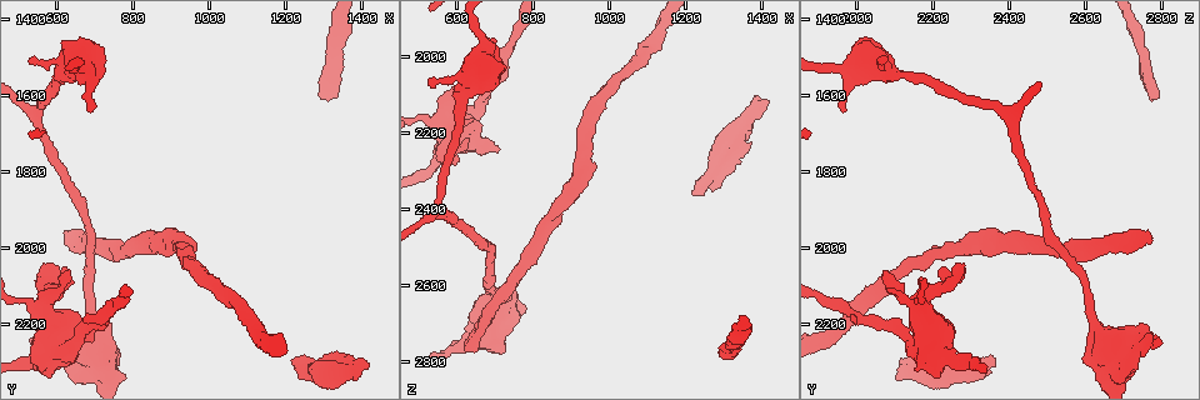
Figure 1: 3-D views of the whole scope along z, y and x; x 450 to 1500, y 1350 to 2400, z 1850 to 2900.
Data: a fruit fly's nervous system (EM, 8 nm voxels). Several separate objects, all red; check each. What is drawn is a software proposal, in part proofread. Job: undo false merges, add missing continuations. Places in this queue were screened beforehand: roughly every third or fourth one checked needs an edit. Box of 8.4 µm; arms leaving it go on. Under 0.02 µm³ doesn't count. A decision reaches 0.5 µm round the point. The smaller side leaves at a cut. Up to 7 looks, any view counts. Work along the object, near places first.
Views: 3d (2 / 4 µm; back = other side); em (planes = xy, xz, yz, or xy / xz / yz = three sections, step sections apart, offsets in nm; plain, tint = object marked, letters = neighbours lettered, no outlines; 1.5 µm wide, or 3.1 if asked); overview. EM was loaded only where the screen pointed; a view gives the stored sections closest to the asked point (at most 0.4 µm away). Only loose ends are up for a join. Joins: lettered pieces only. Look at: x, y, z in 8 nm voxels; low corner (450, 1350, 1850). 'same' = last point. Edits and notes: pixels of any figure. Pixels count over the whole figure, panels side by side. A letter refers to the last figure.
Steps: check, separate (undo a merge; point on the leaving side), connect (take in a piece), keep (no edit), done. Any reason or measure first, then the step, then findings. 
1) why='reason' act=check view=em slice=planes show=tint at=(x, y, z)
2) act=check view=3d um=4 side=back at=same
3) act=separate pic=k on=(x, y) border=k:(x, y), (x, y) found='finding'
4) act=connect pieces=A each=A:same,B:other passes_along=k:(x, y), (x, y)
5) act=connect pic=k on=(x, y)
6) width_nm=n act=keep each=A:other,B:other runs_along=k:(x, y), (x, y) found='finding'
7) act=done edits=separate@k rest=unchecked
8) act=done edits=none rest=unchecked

why='branch stops here' act=check view=em slice=planes show=tint at=(1385, 2335, 2105)

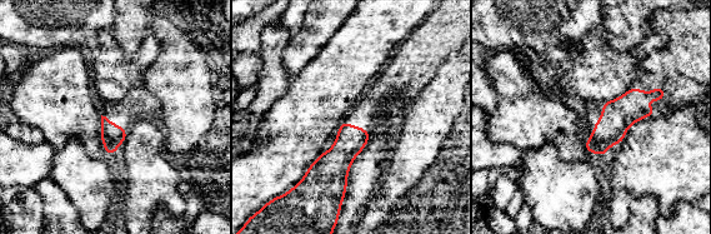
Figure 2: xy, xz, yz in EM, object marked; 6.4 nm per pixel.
why='see the neighbours' act=check view=em slice=planes show=letters at=same

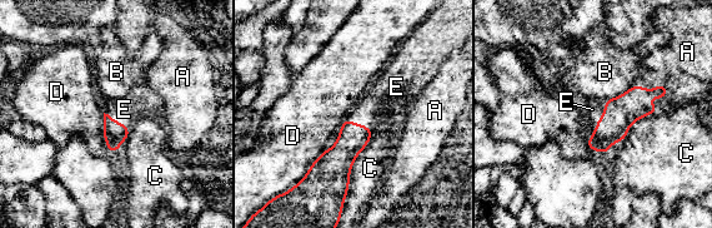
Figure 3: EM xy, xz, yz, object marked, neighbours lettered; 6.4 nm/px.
longest_contact=C:360nm act=connect pieces=E each=A:other,B:other,C:other,D:other,E:same found='it goes on there'

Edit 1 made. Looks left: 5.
why='branch stops here' act=check view=3d um=2 at=(630, 2065, 2070)

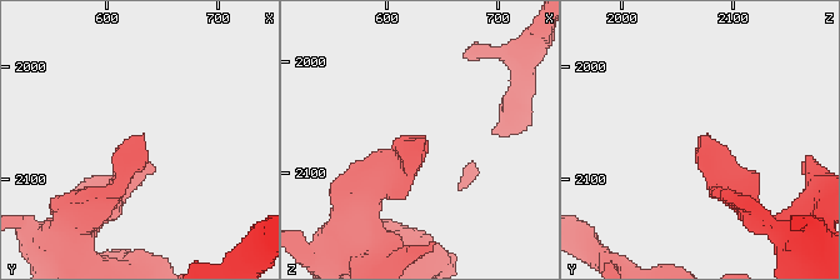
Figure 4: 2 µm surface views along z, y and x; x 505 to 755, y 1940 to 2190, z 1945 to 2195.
why='now the EM' act=check view=em slice=yz step=4 show=letters at=(634, 2064, 2074)

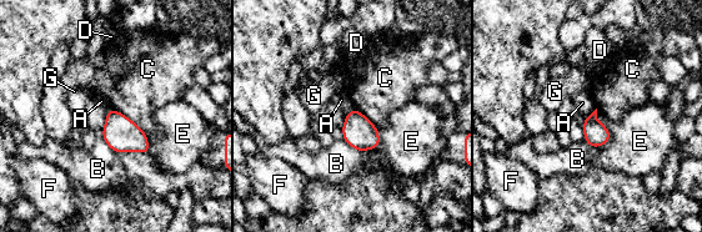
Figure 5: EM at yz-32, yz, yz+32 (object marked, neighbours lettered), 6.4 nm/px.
act=keep each=A:other,B:other,C:other,D:other,E:other,F:other,G:other border=5:(596, 110), (610, 134), (596, 149) found='no lettered piece goes on from it'

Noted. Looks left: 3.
why='an open end' act=check view=3d um=4 at=(530, 1505, 2070)

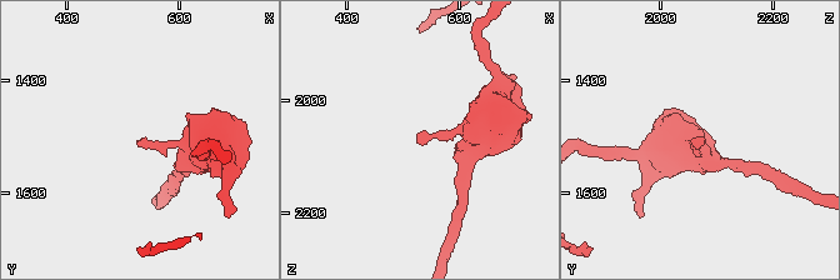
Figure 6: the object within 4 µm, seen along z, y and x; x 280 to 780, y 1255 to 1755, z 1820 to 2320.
act=check view=em slice=xy step=8 show=letters at=(525, 1515, 2075)

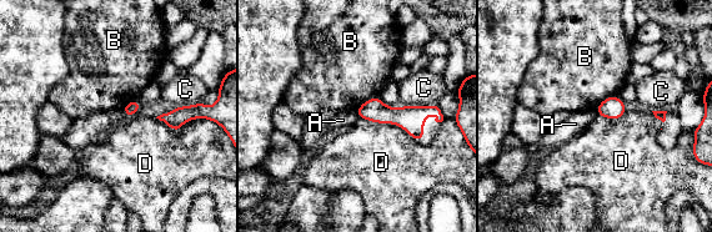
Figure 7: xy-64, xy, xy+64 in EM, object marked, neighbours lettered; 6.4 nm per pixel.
act=keep each=A:other,B:other,C:other,D:other border=7:(360, 117), (396, 124), (415, 140) found='none of them fits'

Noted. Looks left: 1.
act=done edits=connect@3 rest=unchecked

